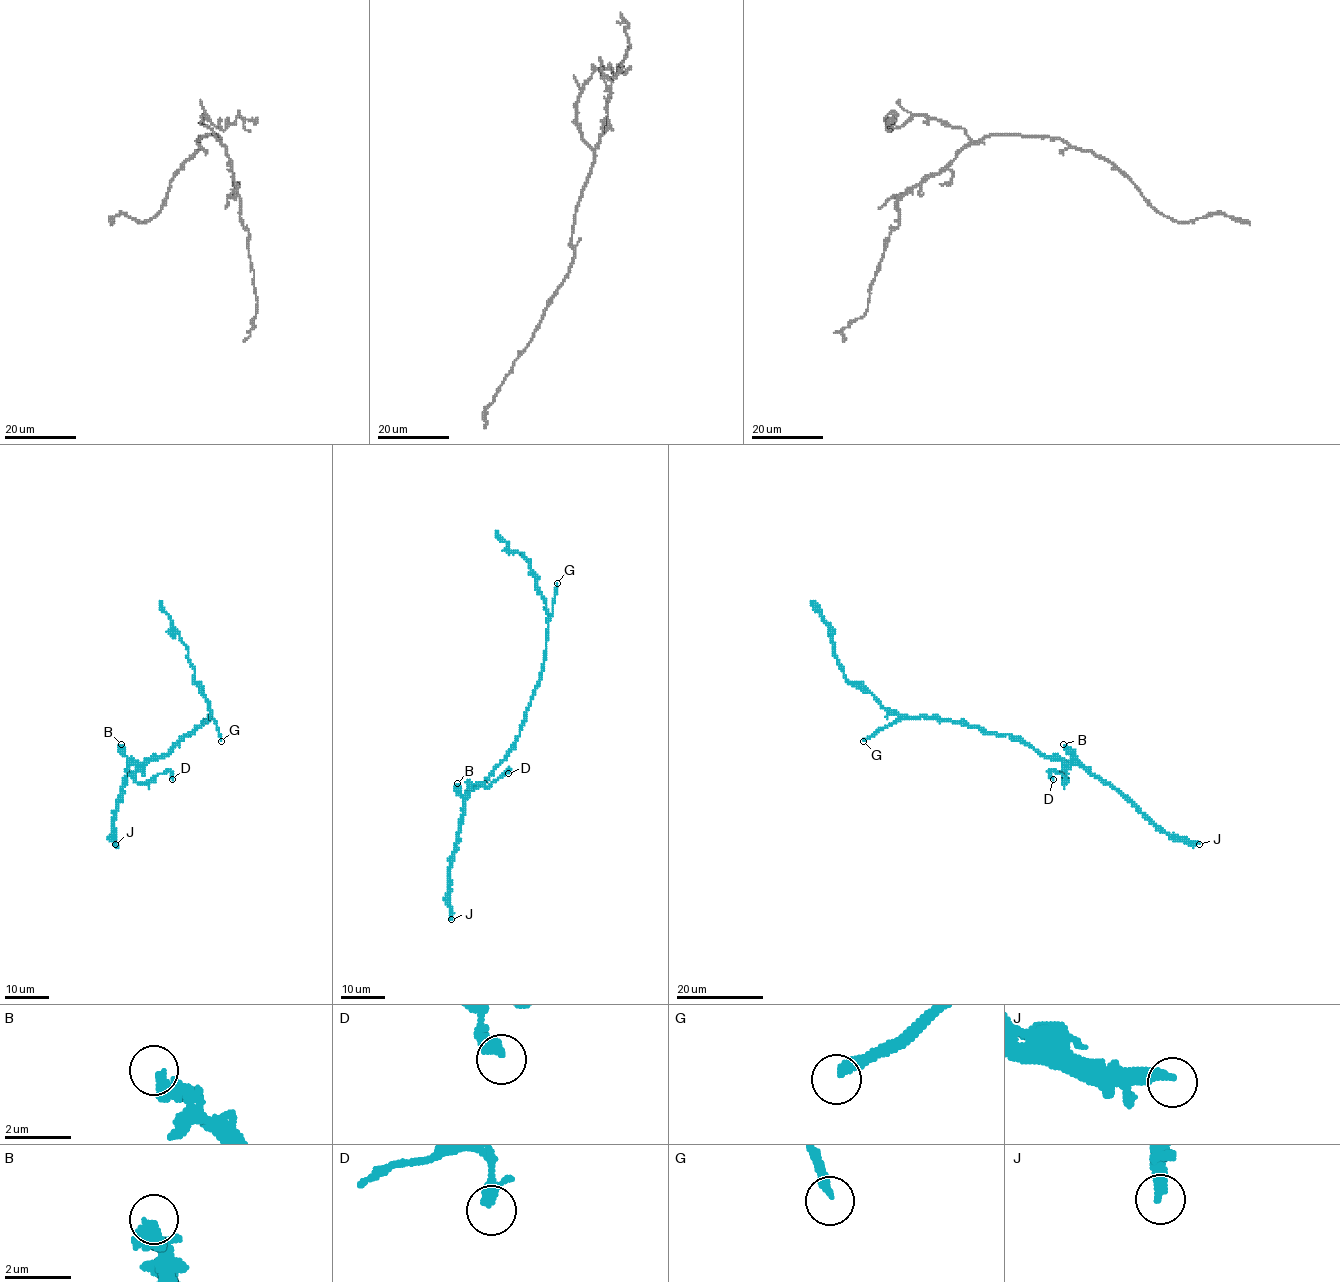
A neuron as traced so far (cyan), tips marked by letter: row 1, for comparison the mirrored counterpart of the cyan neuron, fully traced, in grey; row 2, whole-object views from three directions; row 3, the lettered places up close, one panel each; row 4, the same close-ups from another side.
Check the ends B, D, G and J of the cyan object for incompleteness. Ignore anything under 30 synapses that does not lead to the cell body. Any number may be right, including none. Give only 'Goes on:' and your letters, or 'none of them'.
Goes on: G

